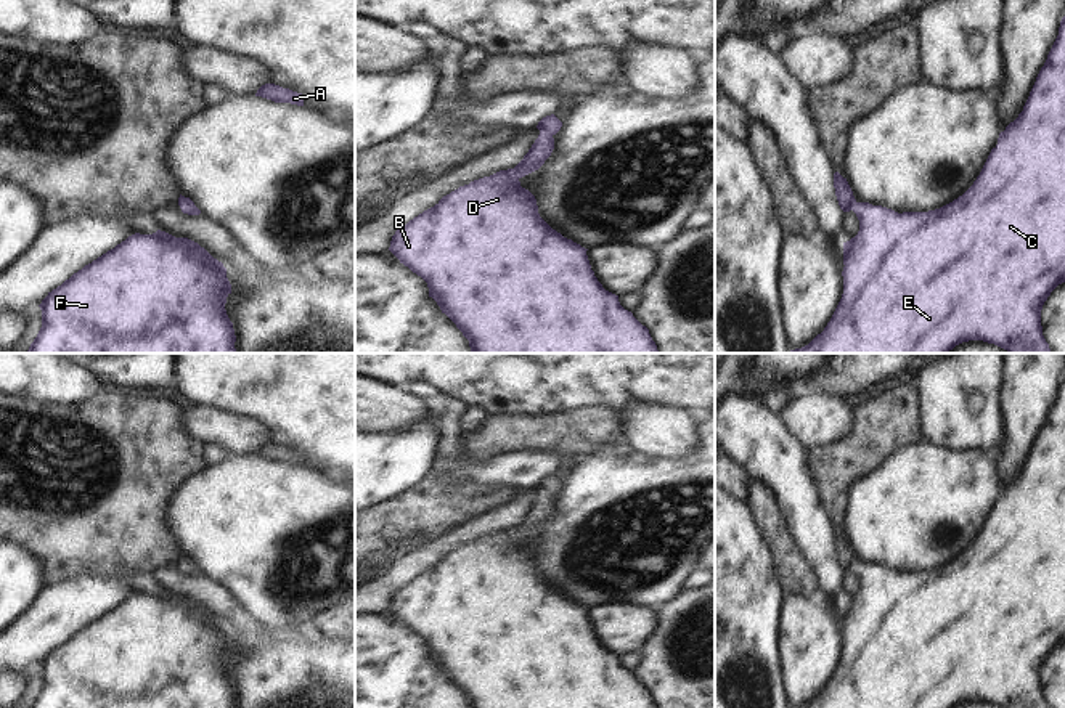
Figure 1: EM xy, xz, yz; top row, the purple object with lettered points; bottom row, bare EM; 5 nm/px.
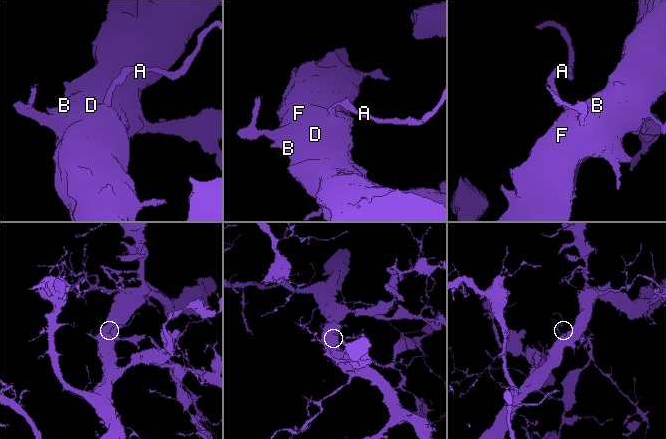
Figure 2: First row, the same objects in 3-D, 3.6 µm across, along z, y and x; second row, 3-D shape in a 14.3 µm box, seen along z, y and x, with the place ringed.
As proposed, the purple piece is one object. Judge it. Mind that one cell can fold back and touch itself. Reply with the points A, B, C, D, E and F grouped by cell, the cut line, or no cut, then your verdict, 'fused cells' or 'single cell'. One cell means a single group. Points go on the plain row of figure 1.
A B C D E F | no cut | single cell

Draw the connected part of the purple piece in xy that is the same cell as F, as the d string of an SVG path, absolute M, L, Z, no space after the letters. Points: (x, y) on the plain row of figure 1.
M161 589L135 592L48 652L39 665L42 687L29 708L235 708L225 669L230 653L226 628L198 602Z

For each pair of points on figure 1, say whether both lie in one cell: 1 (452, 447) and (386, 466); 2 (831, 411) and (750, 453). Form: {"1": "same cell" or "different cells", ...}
{"1": "different cells", "2": "different cells"}

